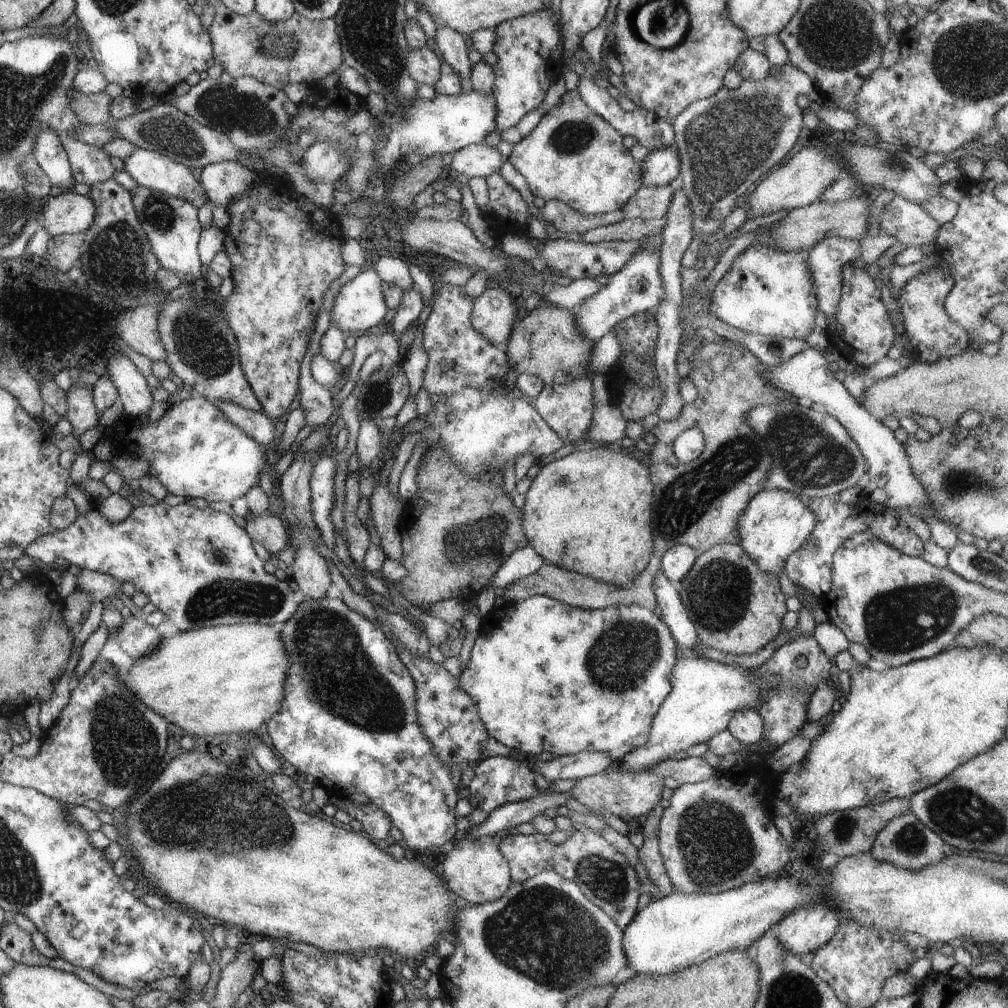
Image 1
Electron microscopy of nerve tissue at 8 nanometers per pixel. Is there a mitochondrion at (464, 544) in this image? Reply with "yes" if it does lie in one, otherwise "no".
yes

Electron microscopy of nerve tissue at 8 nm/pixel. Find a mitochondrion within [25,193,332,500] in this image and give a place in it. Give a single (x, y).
(117, 257)

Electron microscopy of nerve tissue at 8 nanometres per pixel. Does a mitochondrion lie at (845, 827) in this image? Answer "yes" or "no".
yes

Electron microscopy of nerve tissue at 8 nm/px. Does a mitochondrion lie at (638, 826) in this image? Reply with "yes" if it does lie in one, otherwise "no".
no

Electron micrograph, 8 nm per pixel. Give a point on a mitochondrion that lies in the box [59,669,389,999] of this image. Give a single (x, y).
(125, 745)

